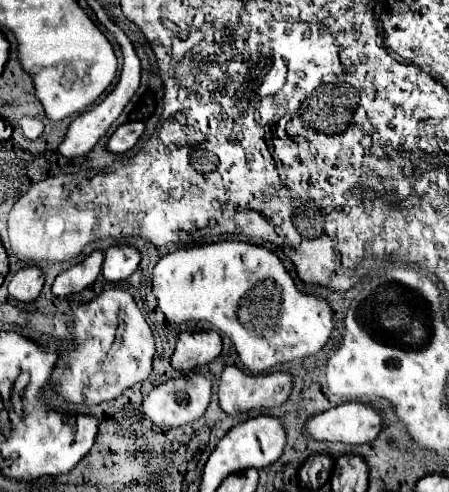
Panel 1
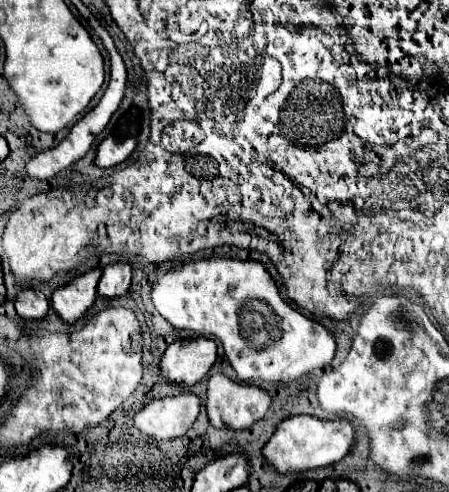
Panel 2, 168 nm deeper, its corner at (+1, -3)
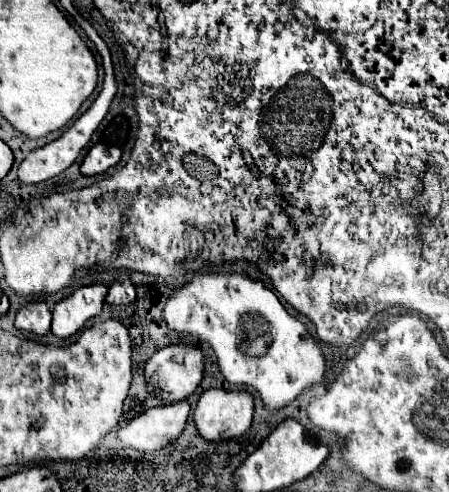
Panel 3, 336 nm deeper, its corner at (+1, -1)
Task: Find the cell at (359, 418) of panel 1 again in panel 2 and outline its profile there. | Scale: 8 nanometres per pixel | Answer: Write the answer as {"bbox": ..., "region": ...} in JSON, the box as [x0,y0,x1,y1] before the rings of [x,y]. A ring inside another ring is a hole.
{"bbox":[263,415,353,475],"region":[[[295,415],[277,425],[275,433],[263,447],[263,457],[269,467],[285,475],[333,465],[347,455],[351,445],[353,445],[353,429],[347,421],[343,419],[321,421],[311,415]]]}

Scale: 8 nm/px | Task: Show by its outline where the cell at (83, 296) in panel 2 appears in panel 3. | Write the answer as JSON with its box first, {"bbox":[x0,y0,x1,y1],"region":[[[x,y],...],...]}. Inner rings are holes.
{"bbox":[53,283,107,339],"region":[[[93,283],[79,287],[69,297],[57,301],[53,307],[53,335],[63,339],[75,335],[87,319],[101,313],[105,295],[107,287],[103,283]]]}

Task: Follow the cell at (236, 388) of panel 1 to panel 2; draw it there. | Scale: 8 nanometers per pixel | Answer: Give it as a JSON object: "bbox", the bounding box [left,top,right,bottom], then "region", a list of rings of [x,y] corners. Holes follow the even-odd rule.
{"bbox":[205,373,271,429],"region":[[[215,373],[209,377],[209,385],[207,385],[207,403],[205,403],[205,409],[207,409],[207,417],[209,417],[209,423],[213,427],[229,427],[229,429],[249,429],[255,421],[259,421],[265,413],[267,413],[267,407],[271,403],[271,397],[255,387],[255,385],[241,385],[241,383],[233,383],[231,379],[227,379],[225,375],[221,373]]]}

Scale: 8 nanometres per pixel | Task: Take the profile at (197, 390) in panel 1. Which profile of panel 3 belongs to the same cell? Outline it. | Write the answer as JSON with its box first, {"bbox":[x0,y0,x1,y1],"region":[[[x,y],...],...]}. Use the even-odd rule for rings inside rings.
{"bbox":[117,399,189,451],"region":[[[187,399],[145,409],[117,431],[117,439],[137,451],[159,451],[175,443],[175,439],[183,433],[189,409]]]}

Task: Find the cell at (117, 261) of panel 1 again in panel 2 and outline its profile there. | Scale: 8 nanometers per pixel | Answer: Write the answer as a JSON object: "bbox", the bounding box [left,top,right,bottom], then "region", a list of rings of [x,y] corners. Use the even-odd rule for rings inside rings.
{"bbox":[97,263,131,297],"region":[[[117,263],[103,269],[97,293],[103,297],[119,297],[129,291],[129,285],[131,285],[131,265]]]}

